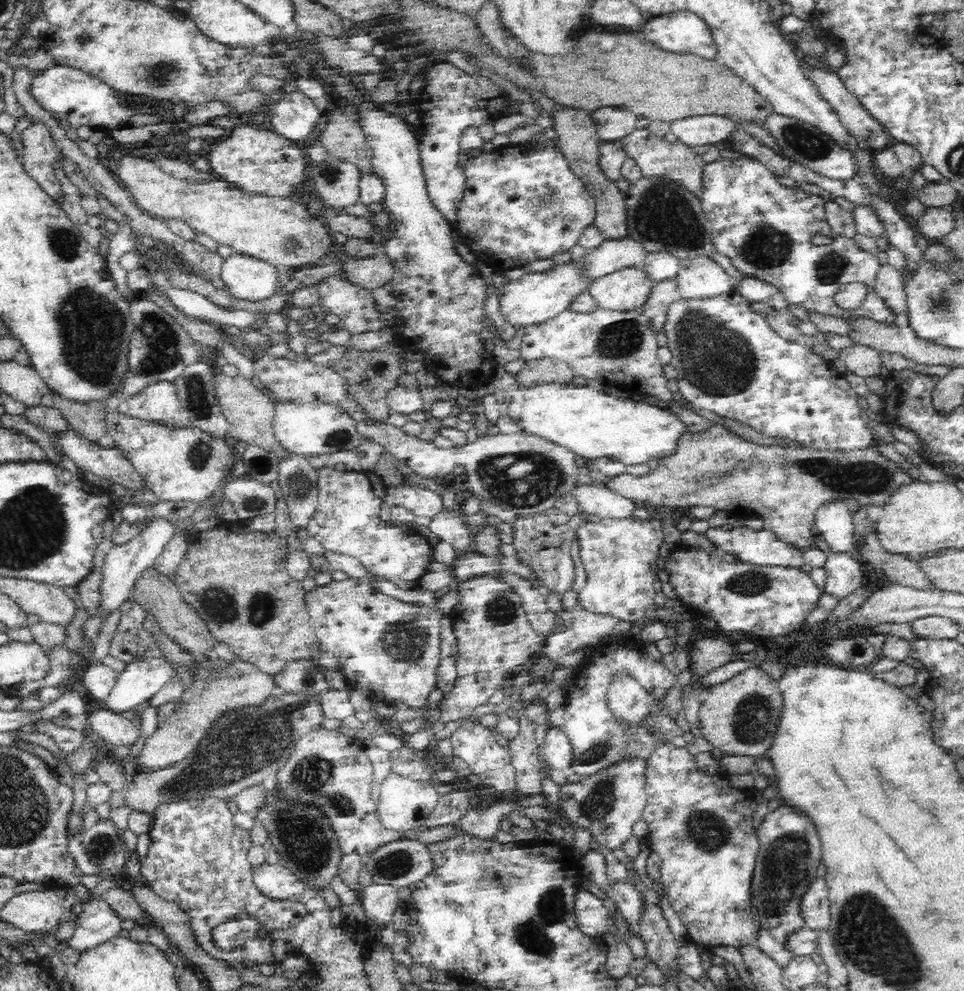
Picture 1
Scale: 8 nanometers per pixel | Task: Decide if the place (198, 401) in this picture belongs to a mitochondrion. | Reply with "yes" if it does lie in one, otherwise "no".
yes

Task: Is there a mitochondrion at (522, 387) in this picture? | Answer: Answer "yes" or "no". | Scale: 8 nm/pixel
no

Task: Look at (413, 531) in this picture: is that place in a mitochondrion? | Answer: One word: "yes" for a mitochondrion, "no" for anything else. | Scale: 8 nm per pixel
no

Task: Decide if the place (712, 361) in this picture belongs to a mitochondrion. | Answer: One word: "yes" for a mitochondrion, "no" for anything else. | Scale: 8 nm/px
yes

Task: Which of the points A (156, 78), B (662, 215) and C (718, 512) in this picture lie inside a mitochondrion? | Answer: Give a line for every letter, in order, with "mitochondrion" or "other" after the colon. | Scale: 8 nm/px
A: mitochondrion
B: mitochondrion
C: other

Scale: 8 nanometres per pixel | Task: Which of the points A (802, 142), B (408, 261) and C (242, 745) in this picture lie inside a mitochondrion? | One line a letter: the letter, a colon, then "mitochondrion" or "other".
A: mitochondrion
B: mitochondrion
C: mitochondrion

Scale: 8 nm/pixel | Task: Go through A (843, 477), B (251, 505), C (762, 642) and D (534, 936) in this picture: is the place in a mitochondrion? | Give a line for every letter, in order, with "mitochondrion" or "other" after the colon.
A: mitochondrion
B: mitochondrion
C: other
D: mitochondrion

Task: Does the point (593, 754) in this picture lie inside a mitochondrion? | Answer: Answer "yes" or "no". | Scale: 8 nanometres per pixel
yes

